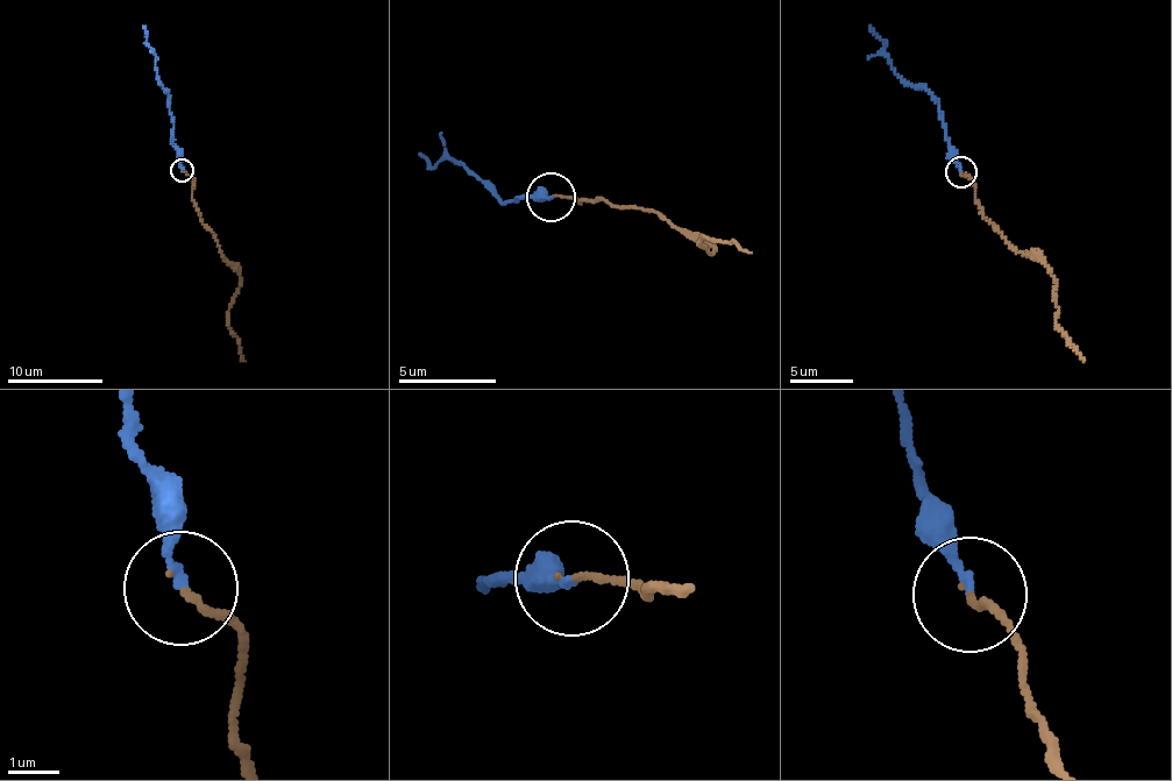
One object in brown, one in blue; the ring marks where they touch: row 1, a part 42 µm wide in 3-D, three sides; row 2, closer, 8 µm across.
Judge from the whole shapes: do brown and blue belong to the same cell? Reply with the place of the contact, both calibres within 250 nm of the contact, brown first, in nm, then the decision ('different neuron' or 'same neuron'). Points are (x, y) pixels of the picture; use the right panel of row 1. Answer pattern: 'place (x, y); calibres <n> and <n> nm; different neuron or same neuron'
place (961, 172); calibres 130 and 140 nm; same neuron

